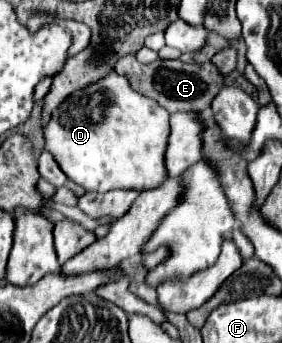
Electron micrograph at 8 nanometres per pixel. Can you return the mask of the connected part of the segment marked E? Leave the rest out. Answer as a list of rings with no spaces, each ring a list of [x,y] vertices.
[[[127,55],[123,57],[117,65],[115,65],[115,73],[125,75],[133,89],[137,89],[139,93],[145,93],[147,97],[153,97],[155,101],[159,101],[159,105],[165,105],[165,109],[169,109],[169,113],[177,113],[177,111],[207,111],[211,107],[213,97],[221,91],[225,77],[219,73],[219,69],[207,61],[207,63],[183,63],[179,59],[157,59],[149,65],[143,65],[137,61],[135,55]]]

